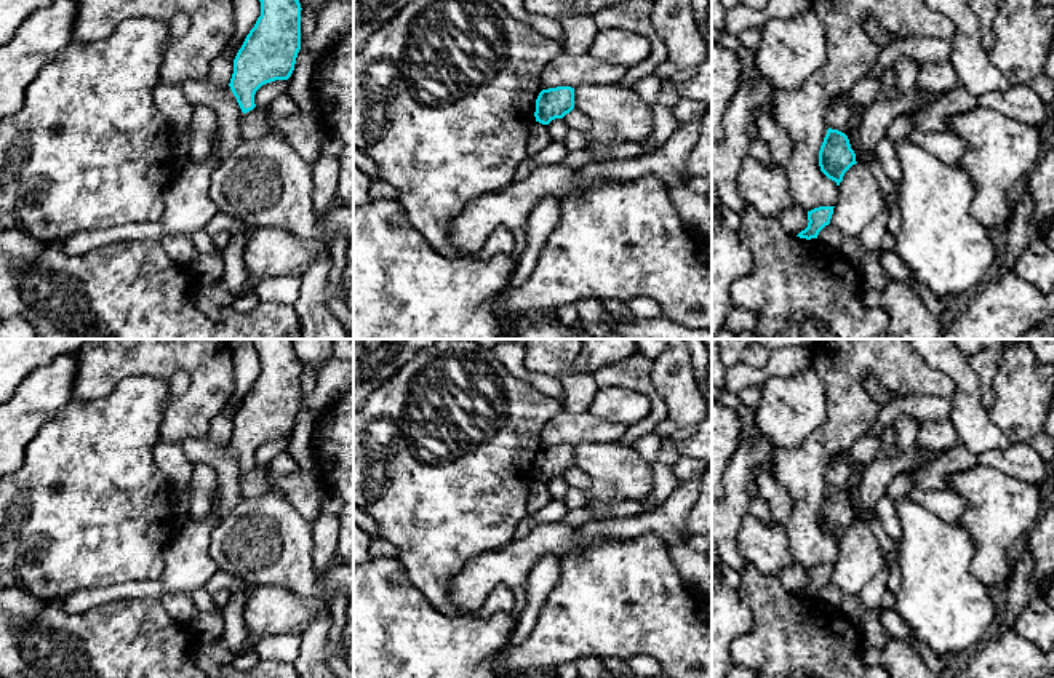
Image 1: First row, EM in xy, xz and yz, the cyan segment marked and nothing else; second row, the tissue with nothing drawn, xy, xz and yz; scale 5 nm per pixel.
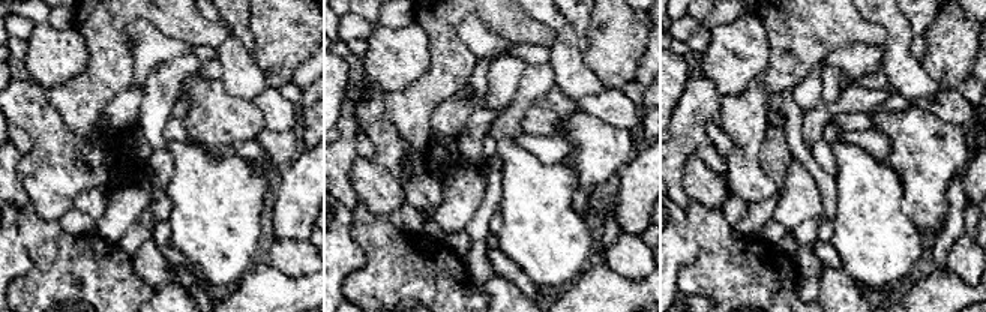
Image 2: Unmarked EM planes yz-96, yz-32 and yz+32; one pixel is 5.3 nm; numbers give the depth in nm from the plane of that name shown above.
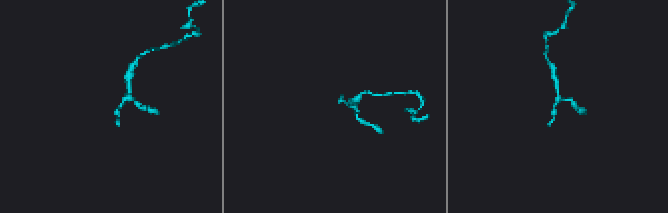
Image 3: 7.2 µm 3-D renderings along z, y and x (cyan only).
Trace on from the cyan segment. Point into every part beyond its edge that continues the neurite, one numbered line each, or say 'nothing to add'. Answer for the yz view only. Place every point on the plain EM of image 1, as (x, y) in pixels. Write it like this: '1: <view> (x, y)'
nothing to add

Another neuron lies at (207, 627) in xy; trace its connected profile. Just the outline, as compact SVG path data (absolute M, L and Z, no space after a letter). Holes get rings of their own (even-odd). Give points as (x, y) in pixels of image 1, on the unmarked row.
M200 611L198 616L186 622L184 627L198 643L214 643L222 636L222 616Z

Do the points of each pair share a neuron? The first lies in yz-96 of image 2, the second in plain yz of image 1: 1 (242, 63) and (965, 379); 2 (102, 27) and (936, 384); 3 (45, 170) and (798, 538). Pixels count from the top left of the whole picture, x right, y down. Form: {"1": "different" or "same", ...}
{"1": "same", "2": "same", "3": "different"}

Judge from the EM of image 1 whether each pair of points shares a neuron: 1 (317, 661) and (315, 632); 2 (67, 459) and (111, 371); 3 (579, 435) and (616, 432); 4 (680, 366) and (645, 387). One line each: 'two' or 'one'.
1: one
2: two
3: one
4: two

